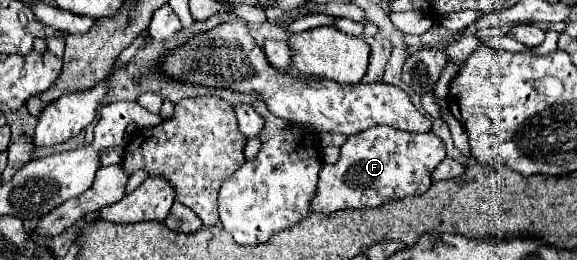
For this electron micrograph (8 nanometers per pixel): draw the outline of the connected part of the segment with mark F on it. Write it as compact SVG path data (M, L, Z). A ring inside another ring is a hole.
M373 126L363 134L349 136L341 146L341 158L337 164L323 164L319 174L317 196L313 198L313 210L331 214L345 208L377 208L393 200L401 200L409 194L423 194L431 186L431 174L437 164L445 158L445 144L431 132L427 134L407 134L389 126Z

